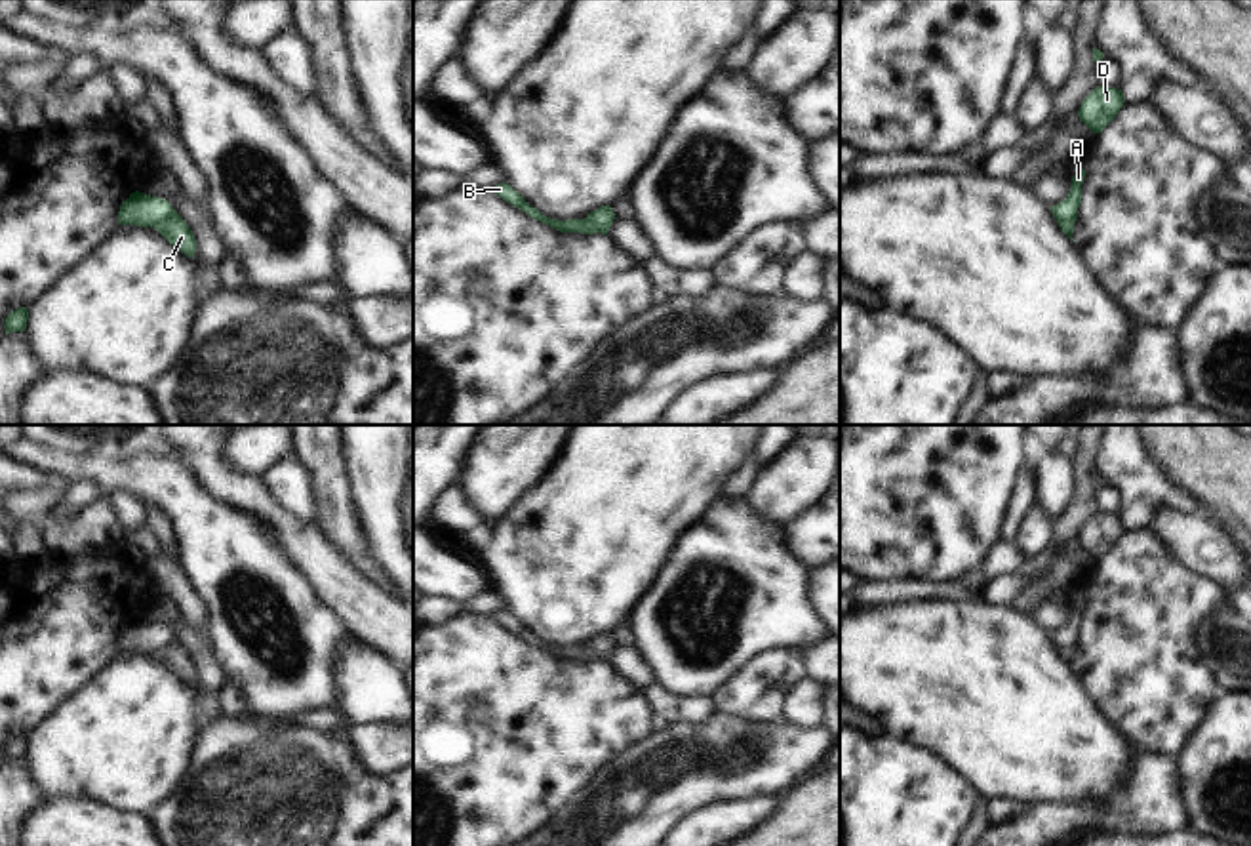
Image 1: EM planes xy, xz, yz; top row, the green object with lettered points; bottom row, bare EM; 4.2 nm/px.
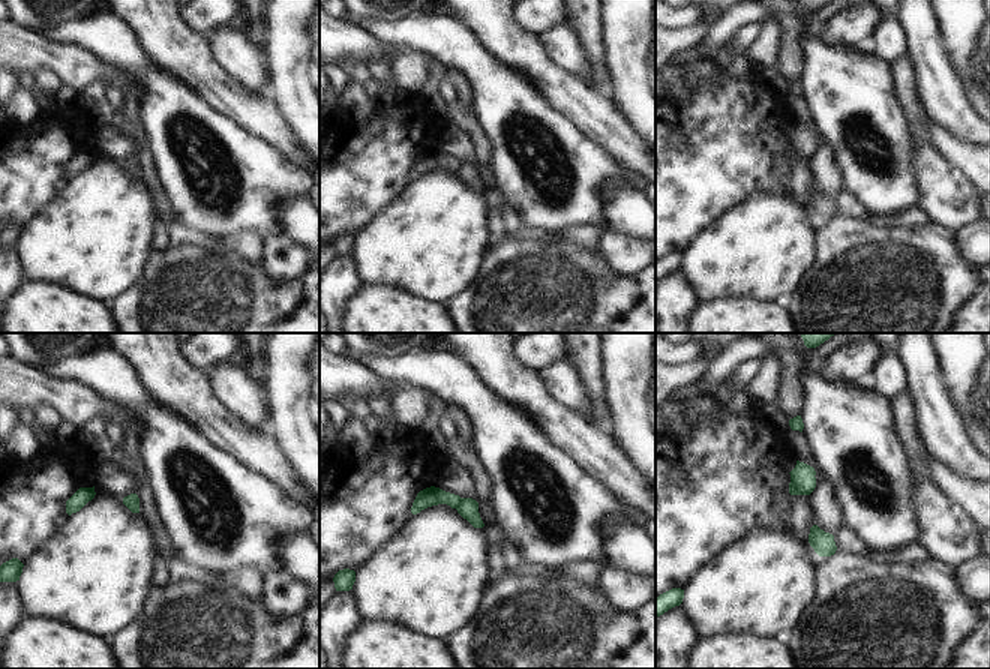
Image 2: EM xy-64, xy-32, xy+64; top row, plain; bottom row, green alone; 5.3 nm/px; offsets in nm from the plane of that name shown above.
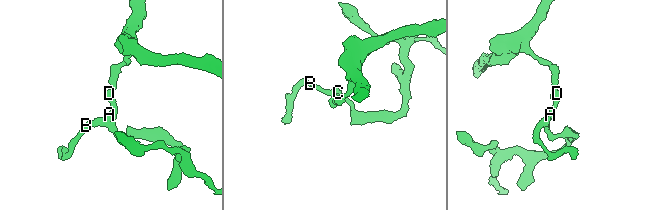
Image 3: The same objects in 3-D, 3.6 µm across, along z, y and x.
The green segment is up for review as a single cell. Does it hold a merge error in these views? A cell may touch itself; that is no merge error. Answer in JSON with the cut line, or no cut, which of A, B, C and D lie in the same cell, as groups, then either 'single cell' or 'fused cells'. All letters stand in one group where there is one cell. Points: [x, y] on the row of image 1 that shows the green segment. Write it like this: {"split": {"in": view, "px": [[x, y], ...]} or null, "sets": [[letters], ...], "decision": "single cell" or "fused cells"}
{"split": {"in": "xy", "px": [[174, 210], [153, 225]]}, "sets": [["A", "B", "D"], ["C"]], "decision": "fused cells"}

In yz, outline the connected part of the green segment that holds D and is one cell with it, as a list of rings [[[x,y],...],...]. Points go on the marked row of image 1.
[[[1099,86],[1082,101],[1080,122],[1093,133],[1101,133],[1116,118],[1123,103],[1122,90]]]

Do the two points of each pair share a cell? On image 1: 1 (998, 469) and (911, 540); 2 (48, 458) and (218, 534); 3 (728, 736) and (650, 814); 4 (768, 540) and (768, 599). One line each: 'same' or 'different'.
1: same
2: same
3: same
4: same

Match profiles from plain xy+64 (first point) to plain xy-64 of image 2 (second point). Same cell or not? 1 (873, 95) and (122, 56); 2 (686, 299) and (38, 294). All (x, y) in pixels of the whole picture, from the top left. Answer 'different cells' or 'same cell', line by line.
1: same cell
2: different cells

